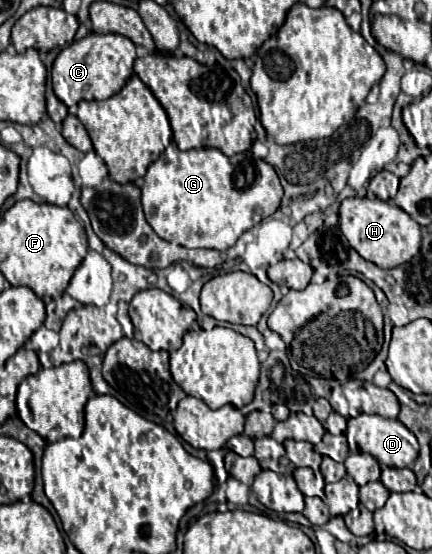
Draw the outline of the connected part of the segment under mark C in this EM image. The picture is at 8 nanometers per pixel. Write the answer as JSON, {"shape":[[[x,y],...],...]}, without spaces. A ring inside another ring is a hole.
{"shape":[[[89,33],[87,37],[73,41],[57,55],[51,71],[53,91],[71,111],[75,111],[81,99],[109,99],[117,91],[121,91],[121,87],[133,75],[135,57],[135,43],[129,37],[117,33]]]}

